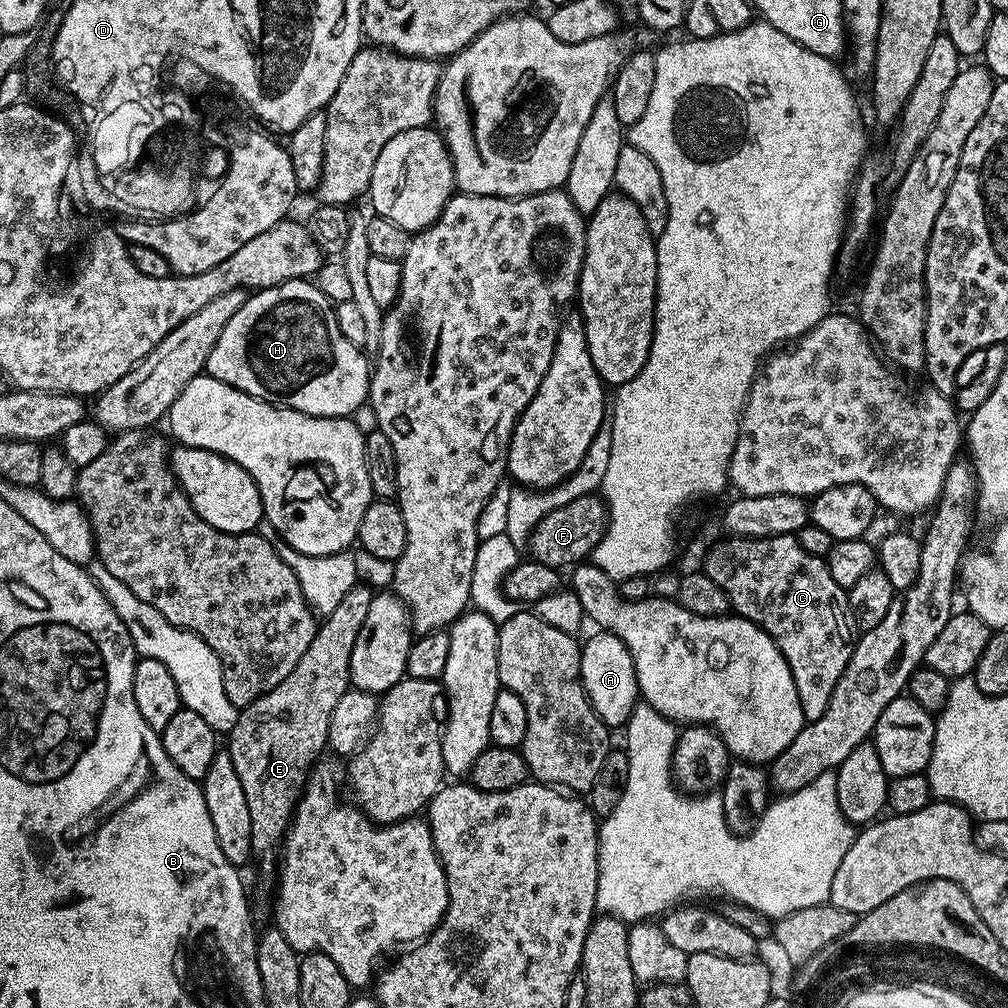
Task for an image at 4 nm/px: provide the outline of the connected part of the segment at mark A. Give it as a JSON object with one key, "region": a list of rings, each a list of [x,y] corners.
{"region":[[[603,630],[593,633],[588,641],[583,641],[580,649],[580,679],[584,681],[584,692],[600,721],[609,730],[616,730],[619,724],[620,727],[627,725],[630,714],[638,703],[640,687],[636,681],[630,650],[626,650],[622,638]]]}

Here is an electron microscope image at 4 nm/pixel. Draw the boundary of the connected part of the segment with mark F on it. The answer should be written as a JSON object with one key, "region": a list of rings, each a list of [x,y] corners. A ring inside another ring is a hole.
{"region":[[[599,495],[574,498],[558,510],[550,510],[537,525],[527,540],[526,548],[532,552],[531,559],[557,570],[579,565],[591,557],[593,550],[602,542],[602,534],[608,529],[608,506]]]}

